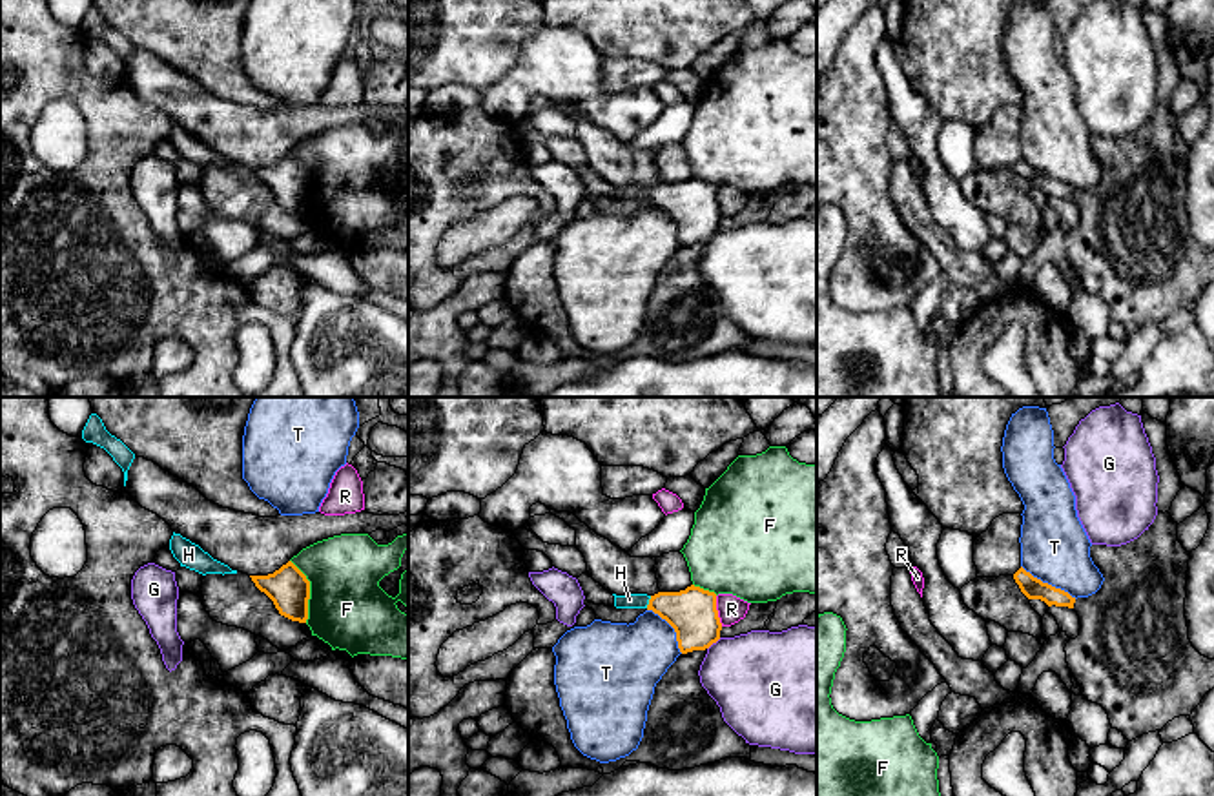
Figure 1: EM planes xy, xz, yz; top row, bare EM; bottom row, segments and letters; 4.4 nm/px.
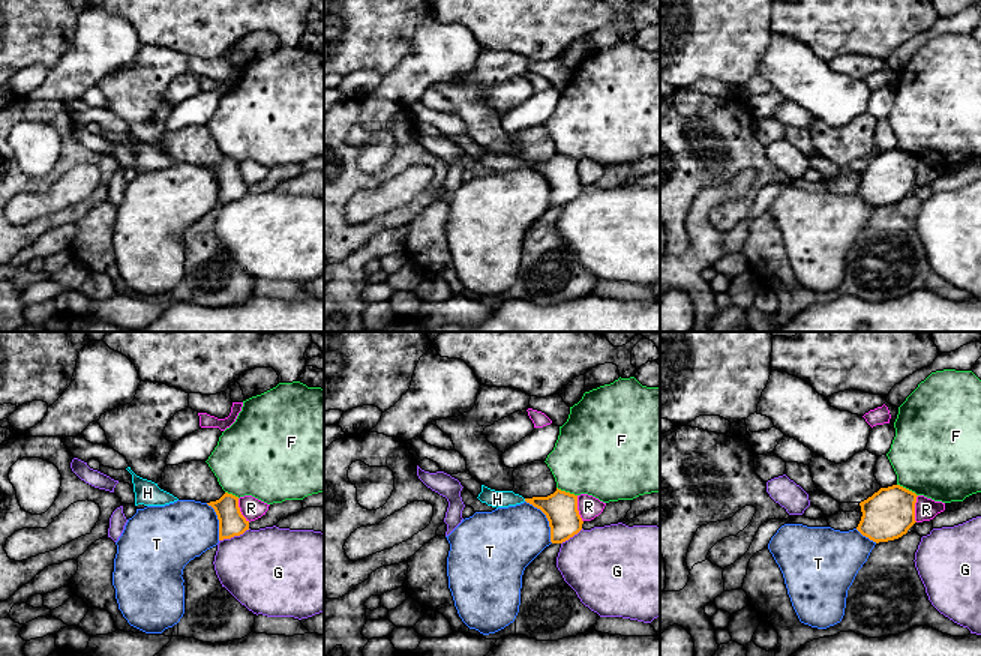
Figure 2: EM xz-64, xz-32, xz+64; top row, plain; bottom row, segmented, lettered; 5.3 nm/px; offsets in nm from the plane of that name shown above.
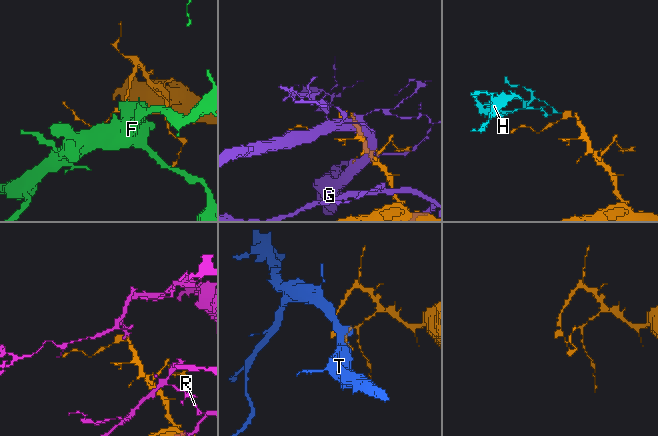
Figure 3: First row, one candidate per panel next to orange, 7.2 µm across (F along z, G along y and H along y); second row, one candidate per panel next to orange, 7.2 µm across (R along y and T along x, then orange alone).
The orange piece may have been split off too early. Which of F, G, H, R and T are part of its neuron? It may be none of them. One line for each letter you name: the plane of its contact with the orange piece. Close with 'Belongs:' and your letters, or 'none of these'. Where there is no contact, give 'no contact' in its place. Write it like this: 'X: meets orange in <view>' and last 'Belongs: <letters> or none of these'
H: meets orange in xz
Belongs: H

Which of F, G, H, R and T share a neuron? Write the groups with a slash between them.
F / G / H / R / T

